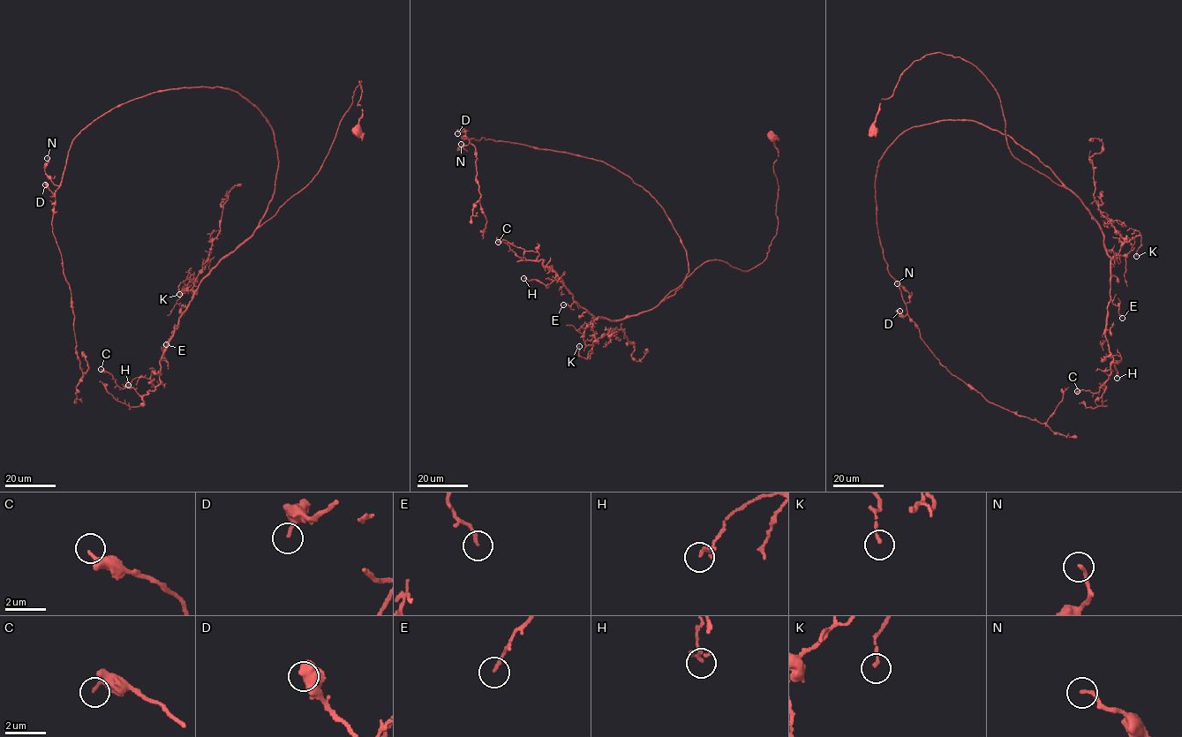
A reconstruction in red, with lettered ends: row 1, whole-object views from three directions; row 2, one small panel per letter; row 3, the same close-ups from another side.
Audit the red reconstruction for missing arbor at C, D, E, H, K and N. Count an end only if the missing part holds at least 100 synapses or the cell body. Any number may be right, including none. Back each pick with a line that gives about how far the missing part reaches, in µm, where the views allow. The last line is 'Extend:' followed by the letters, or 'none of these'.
Extend: none of these

